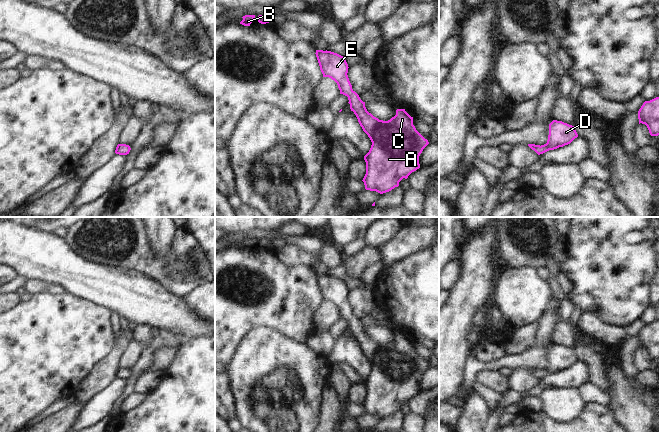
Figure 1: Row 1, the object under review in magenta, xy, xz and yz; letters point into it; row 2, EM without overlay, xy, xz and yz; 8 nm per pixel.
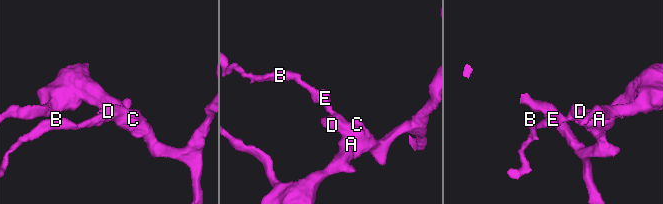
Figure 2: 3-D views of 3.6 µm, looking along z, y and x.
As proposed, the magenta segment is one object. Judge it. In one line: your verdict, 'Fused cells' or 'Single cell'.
Single cell

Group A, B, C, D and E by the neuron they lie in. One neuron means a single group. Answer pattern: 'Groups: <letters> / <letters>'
Groups: A B C D E

